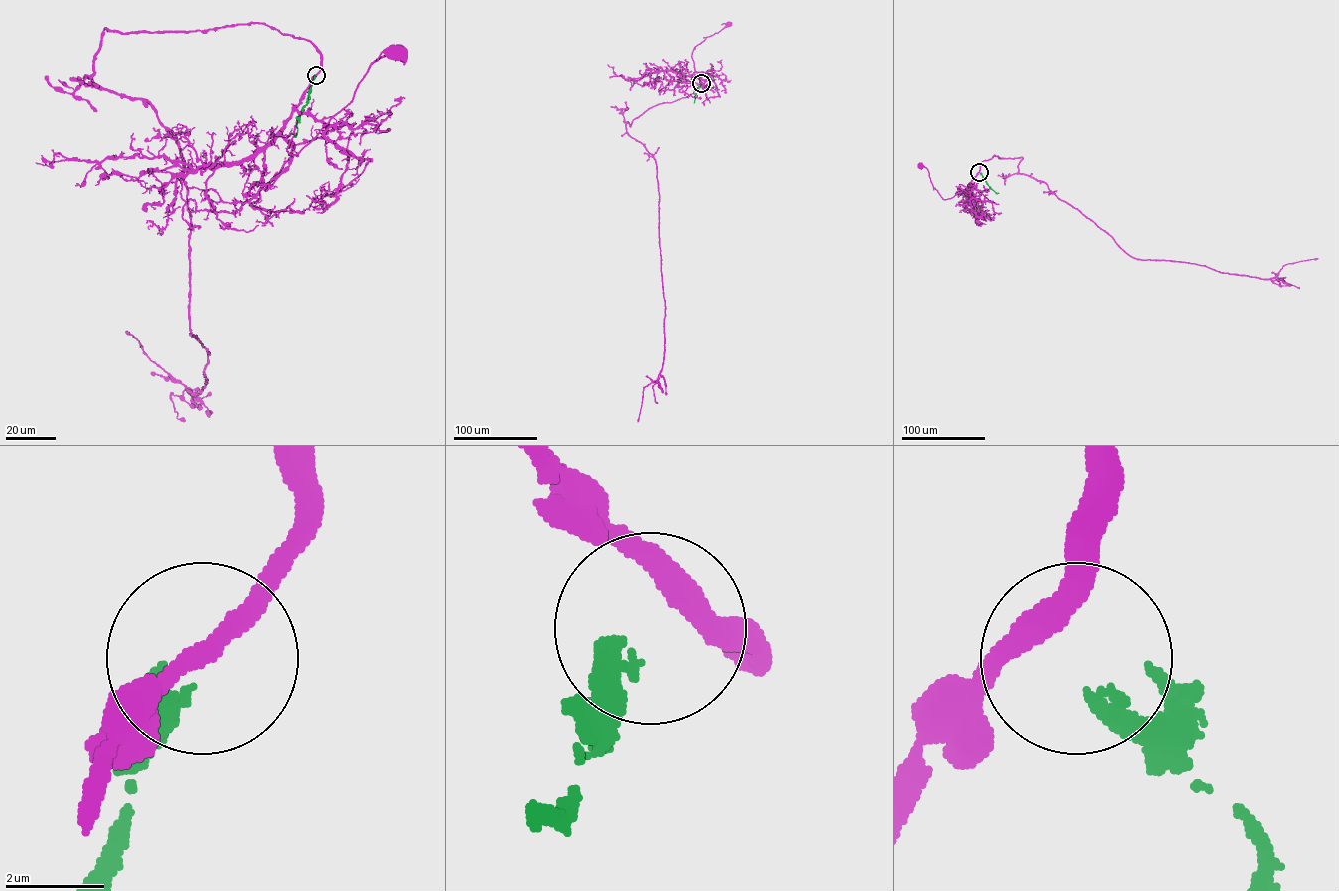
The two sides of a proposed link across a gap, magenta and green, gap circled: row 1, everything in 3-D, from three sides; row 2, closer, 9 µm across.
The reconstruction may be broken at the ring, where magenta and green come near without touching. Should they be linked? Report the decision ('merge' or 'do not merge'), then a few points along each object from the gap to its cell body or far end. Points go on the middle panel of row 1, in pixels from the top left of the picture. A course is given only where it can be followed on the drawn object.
do not merge; course magenta (701, 83), (694, 73), (694, 48), (728, 24); course green (701, 83), (694, 102)

